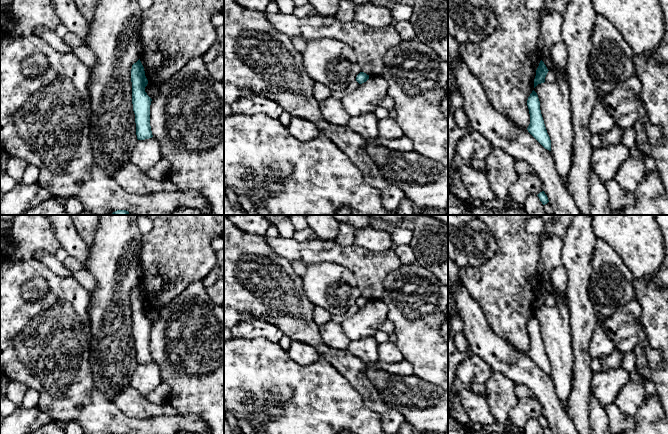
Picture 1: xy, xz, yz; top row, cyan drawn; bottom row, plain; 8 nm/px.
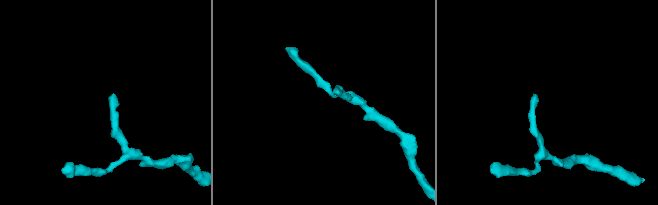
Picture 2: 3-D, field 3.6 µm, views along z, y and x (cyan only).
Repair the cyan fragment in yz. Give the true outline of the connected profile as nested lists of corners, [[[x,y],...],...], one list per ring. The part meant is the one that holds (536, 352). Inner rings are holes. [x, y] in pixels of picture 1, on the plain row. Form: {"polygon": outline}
{"polygon": [[[533,314],[527,324],[530,338],[528,356],[547,374],[551,375],[551,364],[547,357],[540,334],[540,325],[537,317]]]}

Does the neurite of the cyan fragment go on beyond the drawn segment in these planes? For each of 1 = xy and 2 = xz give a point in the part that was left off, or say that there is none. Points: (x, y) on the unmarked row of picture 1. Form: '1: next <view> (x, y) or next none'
1: next none
2: next none

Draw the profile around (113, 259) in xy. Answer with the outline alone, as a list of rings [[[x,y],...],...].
[[[99,215],[93,244],[88,249],[86,270],[97,281],[96,288],[90,291],[90,300],[87,308],[92,333],[89,362],[95,386],[110,401],[124,389],[130,387],[131,377],[138,365],[132,328],[131,293],[132,289],[140,283],[138,265],[140,263],[143,234],[137,226],[137,218],[139,216],[141,215]]]

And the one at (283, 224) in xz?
[[[265,215],[271,225],[275,226],[278,230],[279,236],[285,238],[292,238],[296,231],[293,227],[289,217],[285,215]]]

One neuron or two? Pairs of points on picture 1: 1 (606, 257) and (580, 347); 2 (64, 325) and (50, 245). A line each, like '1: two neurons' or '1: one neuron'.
1: two neurons
2: one neuron

